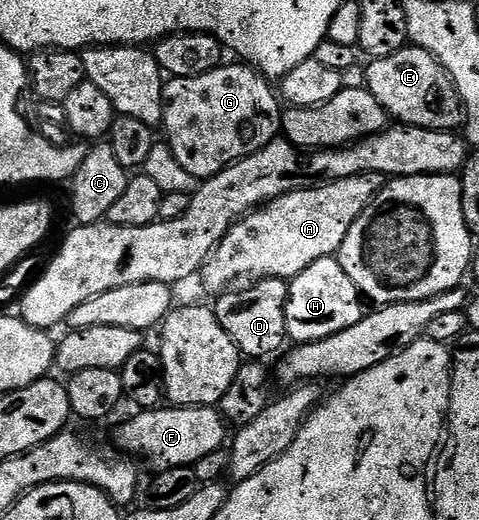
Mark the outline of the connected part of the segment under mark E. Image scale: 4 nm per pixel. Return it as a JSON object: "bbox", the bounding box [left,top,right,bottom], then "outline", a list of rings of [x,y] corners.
{"bbox":[364,45,463,131],"outline":[[[408,45],[404,49],[392,53],[392,57],[371,59],[365,65],[367,67],[364,86],[372,93],[372,97],[376,97],[376,101],[380,101],[380,105],[386,110],[386,114],[391,120],[437,131],[454,131],[463,126],[462,98],[458,95],[452,77],[442,68],[440,61],[436,61],[436,57],[432,57],[432,53],[428,53],[423,47]]]}

